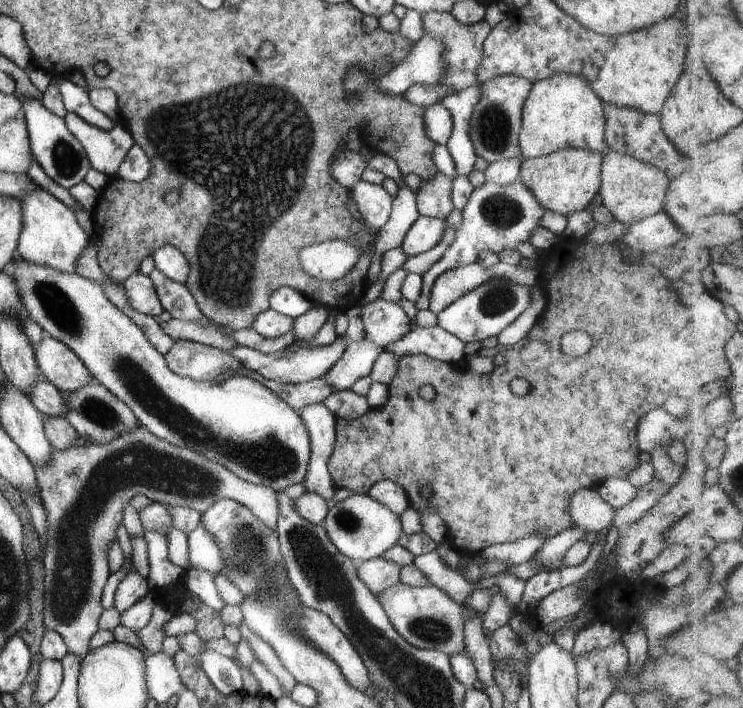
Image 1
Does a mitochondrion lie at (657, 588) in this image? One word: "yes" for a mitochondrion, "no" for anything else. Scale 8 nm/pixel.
no

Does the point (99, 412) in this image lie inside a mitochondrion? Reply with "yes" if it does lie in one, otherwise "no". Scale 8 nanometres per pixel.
yes

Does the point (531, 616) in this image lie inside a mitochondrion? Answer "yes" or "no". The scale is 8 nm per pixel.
no

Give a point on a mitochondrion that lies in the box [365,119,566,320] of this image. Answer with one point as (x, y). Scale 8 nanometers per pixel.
(501, 212)

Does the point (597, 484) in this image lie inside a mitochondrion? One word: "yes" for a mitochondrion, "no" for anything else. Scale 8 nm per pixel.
no

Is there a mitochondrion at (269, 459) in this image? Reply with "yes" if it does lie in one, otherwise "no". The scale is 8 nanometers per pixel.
yes

